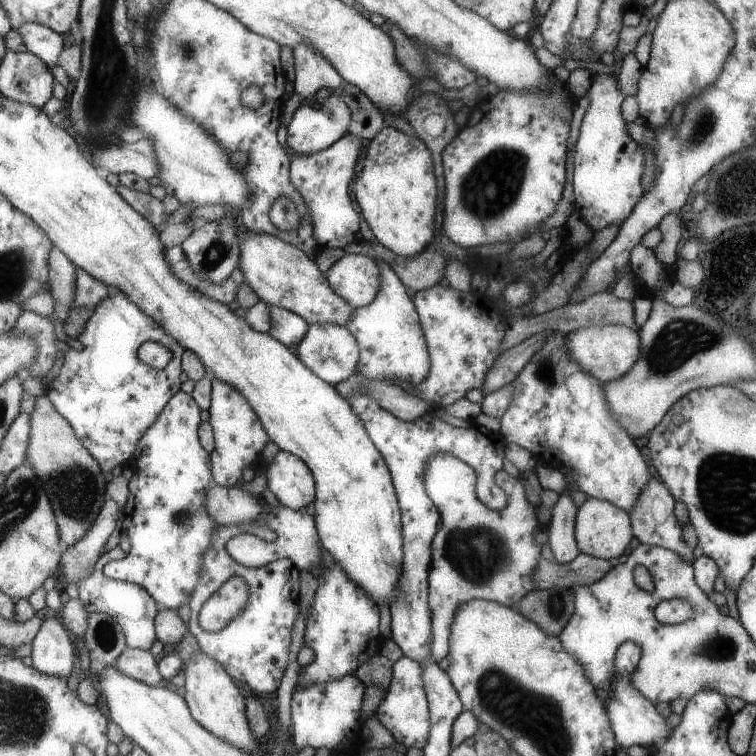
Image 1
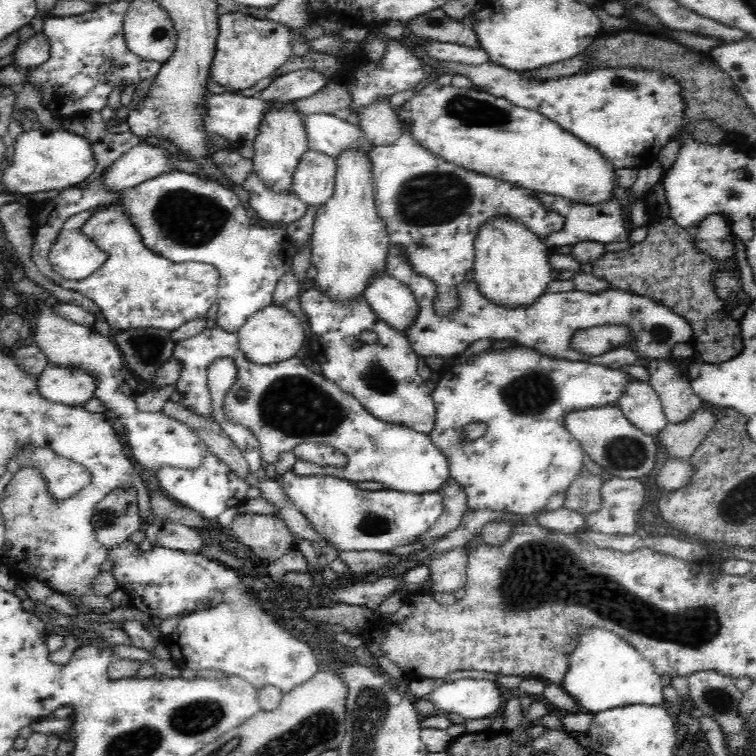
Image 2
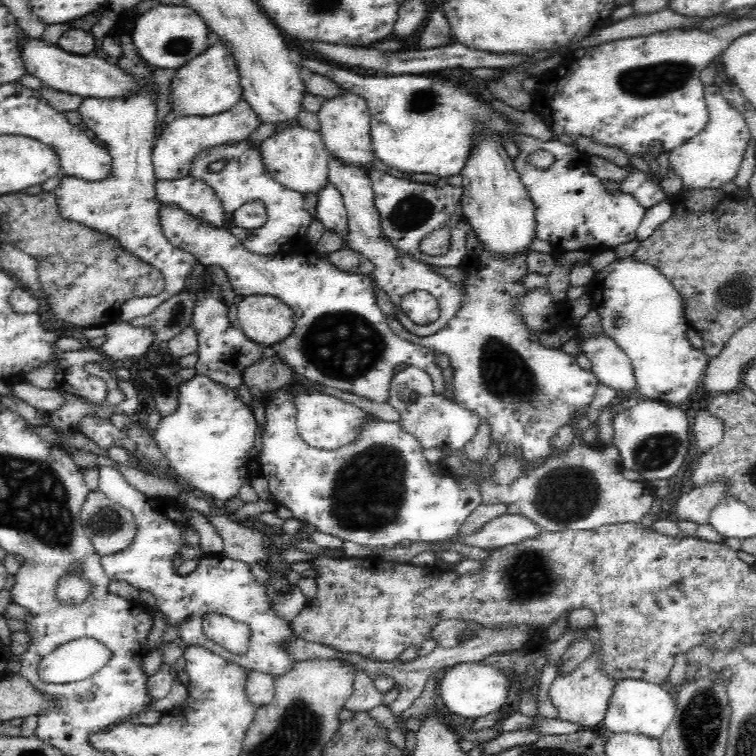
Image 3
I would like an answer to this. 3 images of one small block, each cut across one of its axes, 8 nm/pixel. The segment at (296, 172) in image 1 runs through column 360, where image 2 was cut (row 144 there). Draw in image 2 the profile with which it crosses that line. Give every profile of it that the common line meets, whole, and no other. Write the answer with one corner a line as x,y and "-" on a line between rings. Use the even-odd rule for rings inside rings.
140,142
104,170
106,184
110,190
130,190
148,180
158,180
158,176
168,176
172,166
166,154
162,148

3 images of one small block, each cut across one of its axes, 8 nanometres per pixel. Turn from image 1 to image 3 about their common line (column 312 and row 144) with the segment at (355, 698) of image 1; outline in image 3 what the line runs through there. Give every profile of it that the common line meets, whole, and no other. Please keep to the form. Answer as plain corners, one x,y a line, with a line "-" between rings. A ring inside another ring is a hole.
712,82
706,84
706,102
710,112
710,124
700,136
694,136
682,148
674,148
670,152
670,164
678,170
678,176
684,180
684,190
688,188
716,188
720,190
722,184
732,182
738,176
738,168
742,156
746,152
748,142
752,140
750,128
740,120
740,112
732,108
732,104
724,98
722,88
714,86

